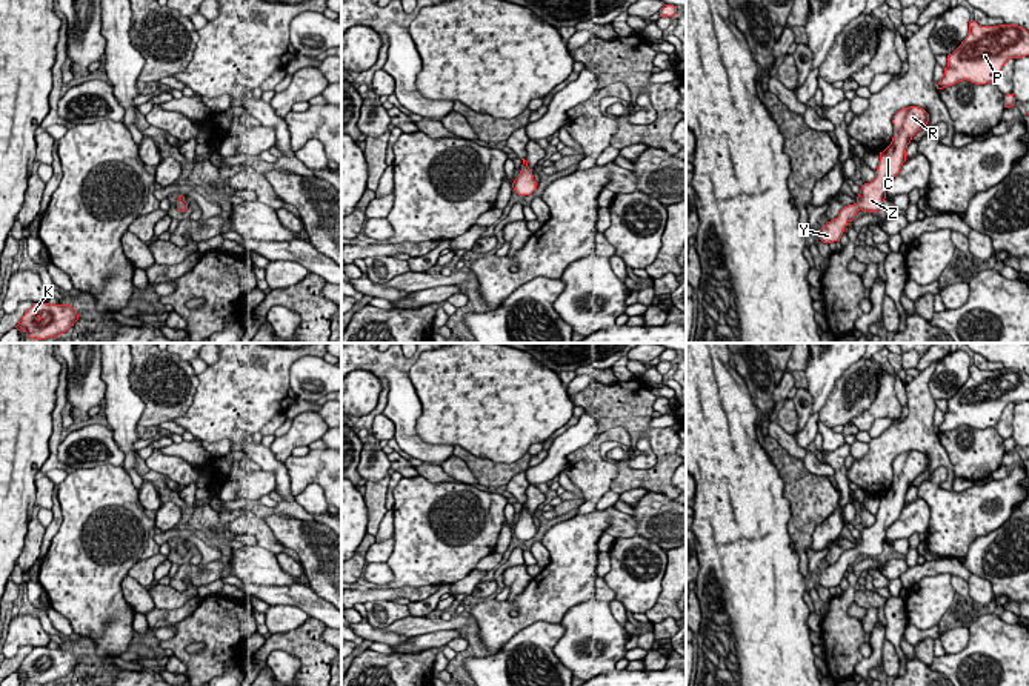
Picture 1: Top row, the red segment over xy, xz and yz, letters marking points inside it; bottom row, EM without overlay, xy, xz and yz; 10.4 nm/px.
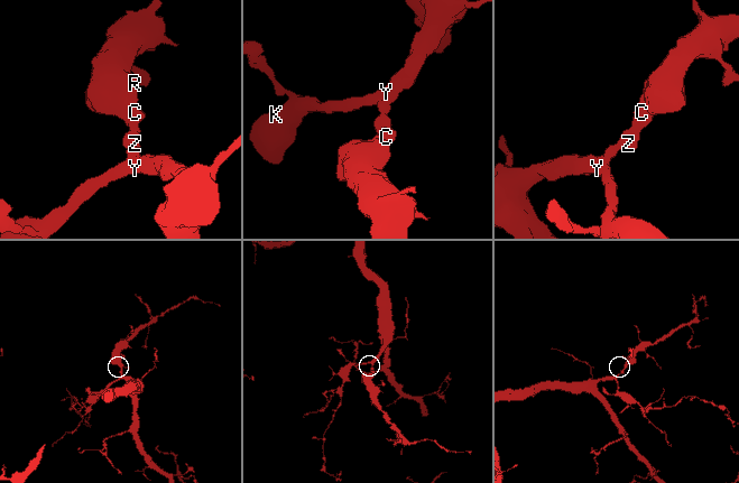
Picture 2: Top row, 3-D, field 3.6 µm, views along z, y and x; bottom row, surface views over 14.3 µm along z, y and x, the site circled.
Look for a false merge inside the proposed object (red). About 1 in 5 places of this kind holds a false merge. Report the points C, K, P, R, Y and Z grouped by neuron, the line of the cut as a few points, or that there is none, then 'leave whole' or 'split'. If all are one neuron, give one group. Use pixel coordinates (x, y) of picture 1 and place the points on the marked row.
C K P R Y Z | no cut | leave whole

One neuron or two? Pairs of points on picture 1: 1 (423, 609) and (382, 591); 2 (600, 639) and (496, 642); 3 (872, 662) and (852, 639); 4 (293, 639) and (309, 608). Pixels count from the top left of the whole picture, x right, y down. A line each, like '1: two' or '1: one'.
1: two
2: two
3: two
4: two

